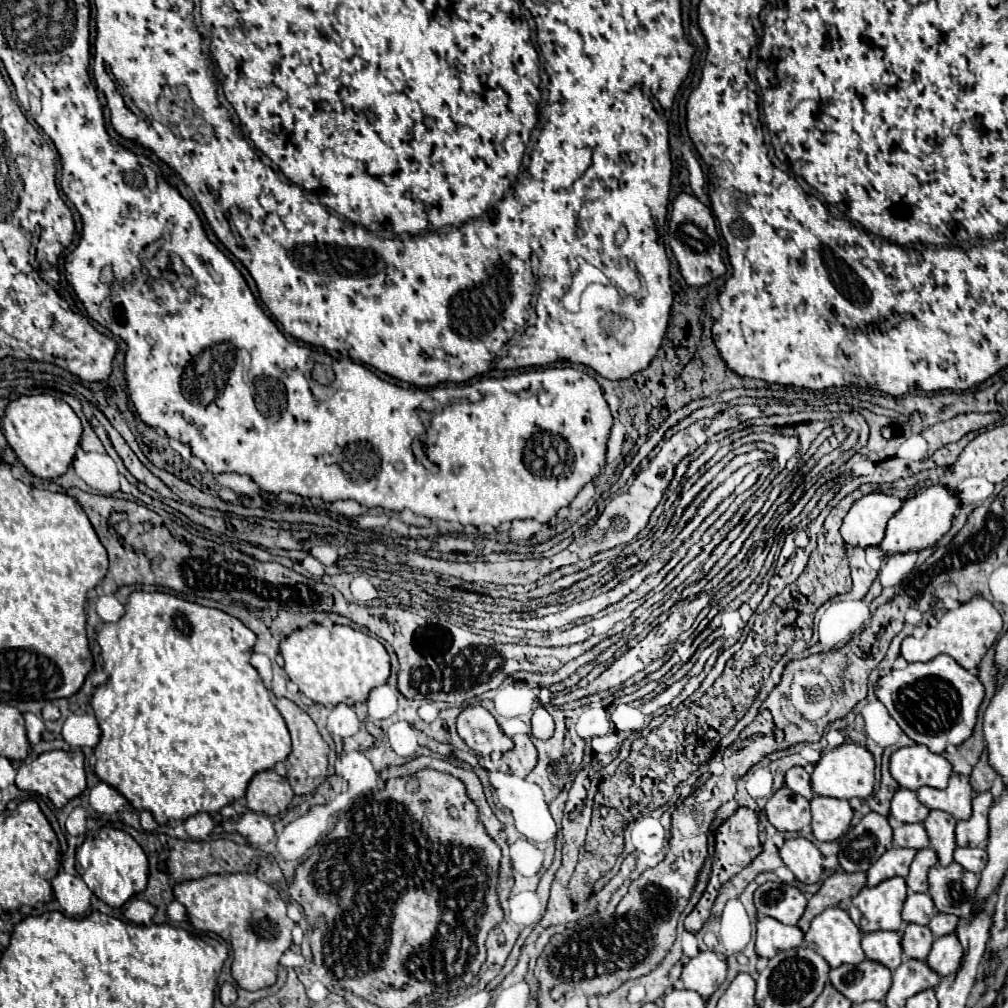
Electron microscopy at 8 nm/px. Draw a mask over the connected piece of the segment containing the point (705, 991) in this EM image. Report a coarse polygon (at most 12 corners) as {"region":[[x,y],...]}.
{"region":[[700,952],[684,966],[686,990],[708,1000],[726,980],[726,960]]}

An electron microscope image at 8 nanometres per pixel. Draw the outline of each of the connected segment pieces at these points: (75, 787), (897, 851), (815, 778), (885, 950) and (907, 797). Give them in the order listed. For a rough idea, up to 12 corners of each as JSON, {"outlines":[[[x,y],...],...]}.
{"outlines":[[[52,750],[18,768],[16,786],[60,810],[86,790],[84,754]],[[886,850],[866,872],[868,888],[906,878],[914,850]],[[846,742],[814,766],[814,794],[864,800],[874,758]],[[898,932],[862,936],[868,960],[894,972],[902,962]],[[898,790],[890,802],[890,816],[898,822],[924,822],[930,810],[916,792]]]}

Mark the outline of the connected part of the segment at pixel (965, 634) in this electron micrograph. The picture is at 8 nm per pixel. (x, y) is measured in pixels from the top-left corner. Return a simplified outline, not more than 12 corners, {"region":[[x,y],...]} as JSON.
{"region":[[976,594],[922,638],[904,638],[906,662],[948,654],[972,670],[996,644],[1002,616]]}

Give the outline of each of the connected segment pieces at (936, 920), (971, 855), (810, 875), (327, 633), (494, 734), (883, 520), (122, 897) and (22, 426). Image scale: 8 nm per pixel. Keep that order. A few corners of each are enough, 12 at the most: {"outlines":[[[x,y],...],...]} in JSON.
{"outlines":[[[936,914],[928,924],[934,938],[956,932],[958,918]],[[956,848],[954,862],[980,874],[986,866],[984,848]],[[806,838],[780,848],[798,882],[822,876],[822,854]],[[314,624],[280,642],[284,670],[324,706],[366,702],[390,656],[374,636]],[[482,706],[458,716],[460,738],[480,756],[512,750]],[[866,494],[840,534],[850,546],[878,546],[902,500]],[[110,826],[86,836],[76,870],[112,908],[148,884],[148,858]],[[50,394],[10,402],[2,430],[38,478],[58,478],[82,440],[76,412]]]}

